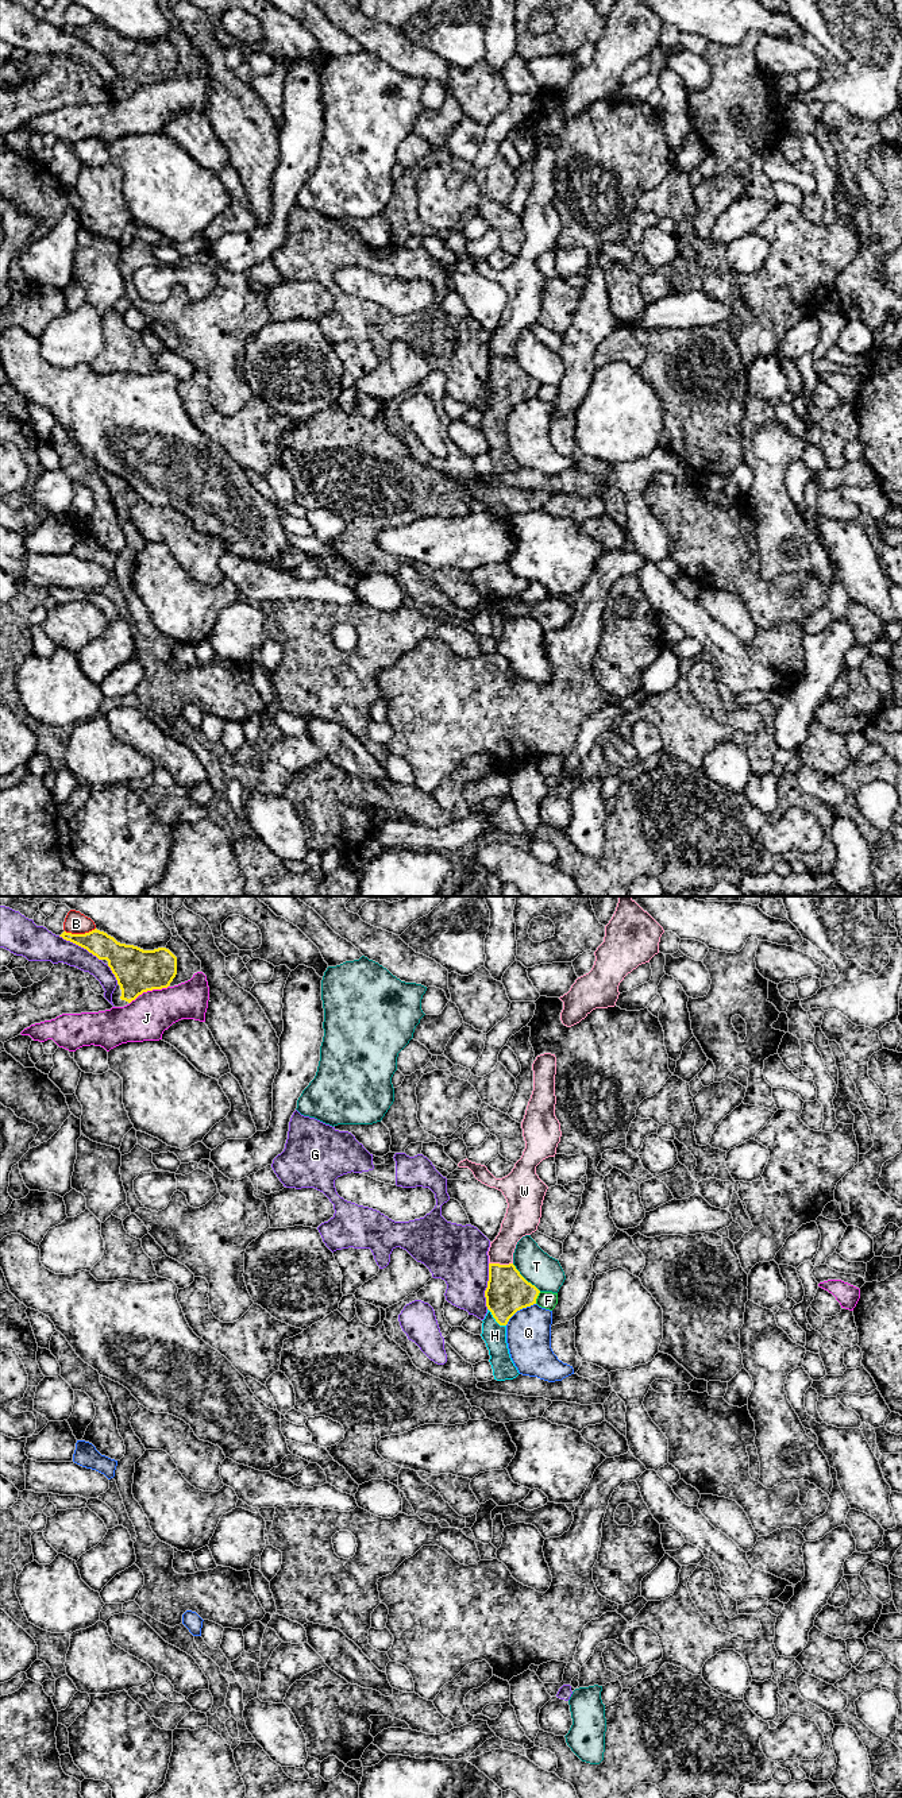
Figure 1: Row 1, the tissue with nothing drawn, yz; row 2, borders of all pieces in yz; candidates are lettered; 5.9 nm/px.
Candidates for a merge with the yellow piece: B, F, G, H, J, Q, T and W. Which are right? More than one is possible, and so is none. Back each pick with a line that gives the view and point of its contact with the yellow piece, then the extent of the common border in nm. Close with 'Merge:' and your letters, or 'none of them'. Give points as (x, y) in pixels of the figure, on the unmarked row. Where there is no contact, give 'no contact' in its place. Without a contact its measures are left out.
H: meets yellow in yz at (494, 411); contact 160 nm long
Merge: H

